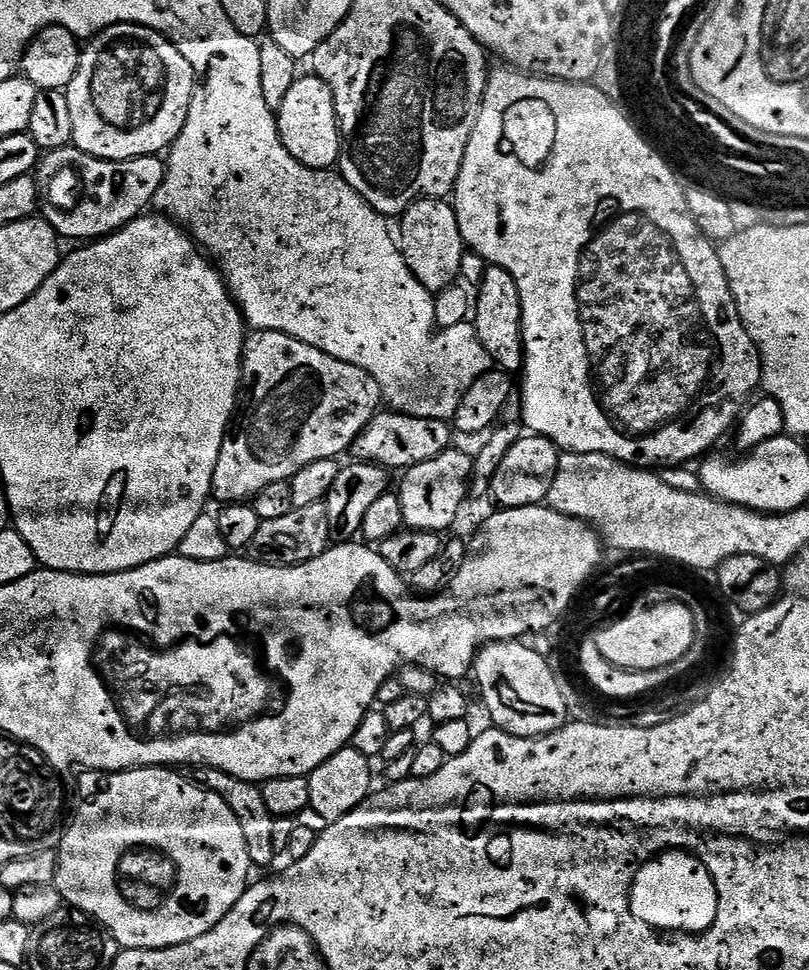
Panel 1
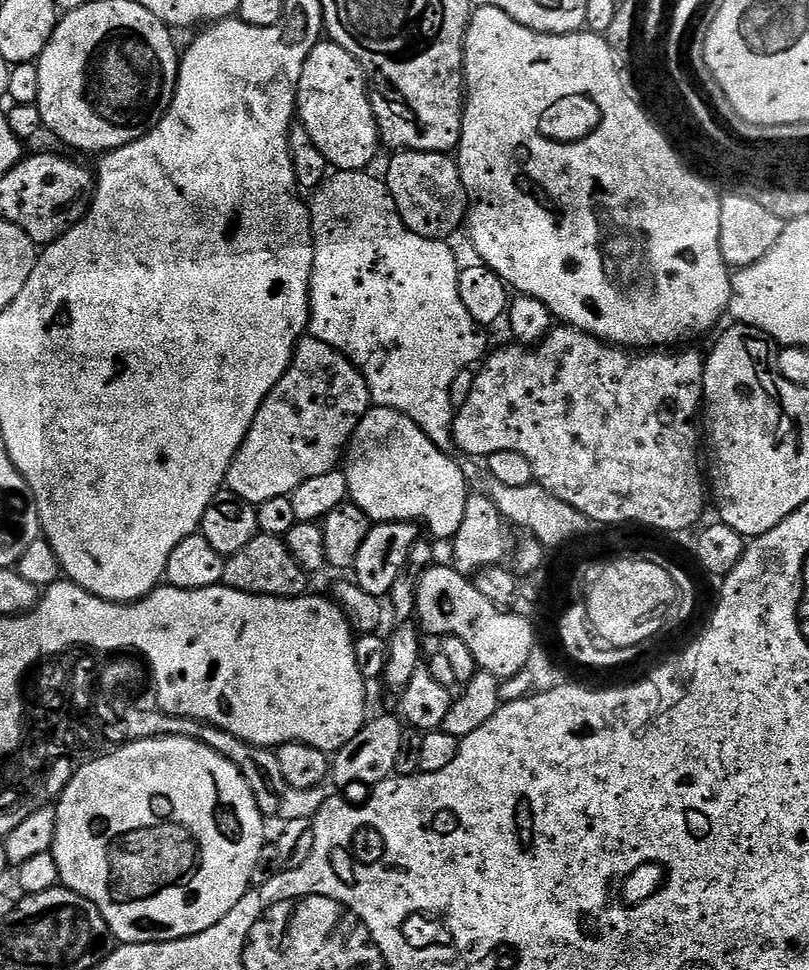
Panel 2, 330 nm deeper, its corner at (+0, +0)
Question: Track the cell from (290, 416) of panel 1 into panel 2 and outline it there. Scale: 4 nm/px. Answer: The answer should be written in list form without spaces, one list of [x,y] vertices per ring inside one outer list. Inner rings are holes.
[[[305,335],[296,343],[286,374],[278,386],[270,390],[258,414],[254,414],[254,422],[232,459],[226,481],[227,491],[257,506],[279,496],[291,497],[292,491],[306,482],[306,478],[318,478],[318,474],[333,471],[339,465],[336,464],[339,460],[341,463],[358,422],[368,413],[371,404],[372,395],[364,380],[364,373],[317,336]]]

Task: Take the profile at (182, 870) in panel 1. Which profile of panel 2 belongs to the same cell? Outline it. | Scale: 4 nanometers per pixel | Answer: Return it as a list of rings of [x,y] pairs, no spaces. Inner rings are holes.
[[[163,736],[149,740],[133,740],[131,744],[120,745],[107,756],[81,763],[73,771],[72,781],[64,787],[54,807],[56,829],[50,860],[56,863],[56,872],[60,875],[59,883],[74,890],[82,898],[92,900],[94,906],[98,906],[102,918],[106,918],[108,929],[120,944],[161,944],[181,940],[187,936],[197,936],[202,930],[210,930],[210,926],[222,922],[222,918],[226,918],[226,914],[230,914],[230,910],[234,910],[234,906],[238,906],[238,902],[247,894],[248,889],[253,887],[251,874],[266,843],[266,817],[260,811],[258,802],[246,778],[242,778],[238,766],[234,766],[234,762],[230,762],[210,746],[196,742],[194,738]]]

